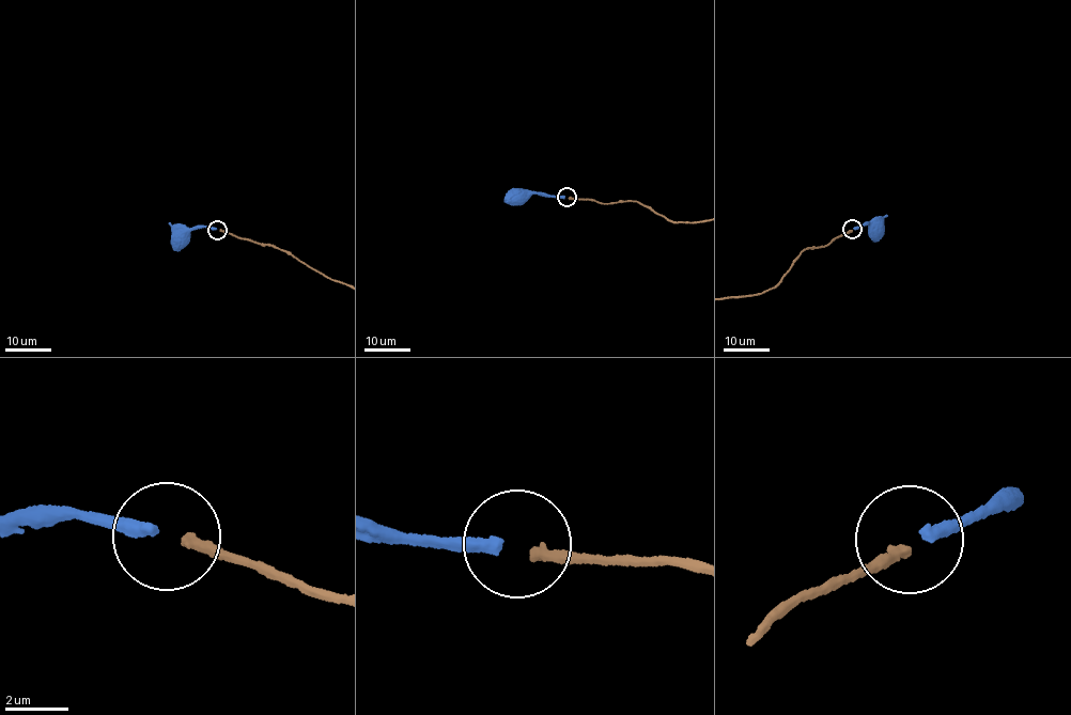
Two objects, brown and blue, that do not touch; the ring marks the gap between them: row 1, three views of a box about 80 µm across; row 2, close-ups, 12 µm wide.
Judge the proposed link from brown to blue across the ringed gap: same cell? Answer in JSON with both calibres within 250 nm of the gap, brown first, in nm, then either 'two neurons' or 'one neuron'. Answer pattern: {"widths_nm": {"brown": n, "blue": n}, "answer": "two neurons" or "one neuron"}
{"widths_nm": {"brown": 320, "blue": 360}, "answer": "one neuron"}

